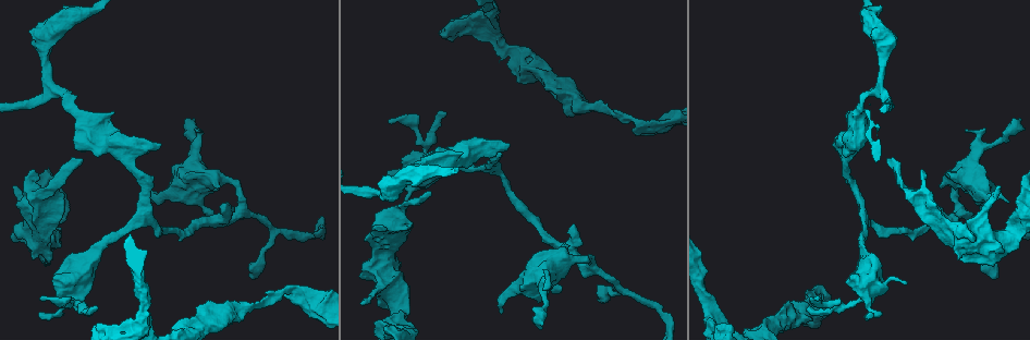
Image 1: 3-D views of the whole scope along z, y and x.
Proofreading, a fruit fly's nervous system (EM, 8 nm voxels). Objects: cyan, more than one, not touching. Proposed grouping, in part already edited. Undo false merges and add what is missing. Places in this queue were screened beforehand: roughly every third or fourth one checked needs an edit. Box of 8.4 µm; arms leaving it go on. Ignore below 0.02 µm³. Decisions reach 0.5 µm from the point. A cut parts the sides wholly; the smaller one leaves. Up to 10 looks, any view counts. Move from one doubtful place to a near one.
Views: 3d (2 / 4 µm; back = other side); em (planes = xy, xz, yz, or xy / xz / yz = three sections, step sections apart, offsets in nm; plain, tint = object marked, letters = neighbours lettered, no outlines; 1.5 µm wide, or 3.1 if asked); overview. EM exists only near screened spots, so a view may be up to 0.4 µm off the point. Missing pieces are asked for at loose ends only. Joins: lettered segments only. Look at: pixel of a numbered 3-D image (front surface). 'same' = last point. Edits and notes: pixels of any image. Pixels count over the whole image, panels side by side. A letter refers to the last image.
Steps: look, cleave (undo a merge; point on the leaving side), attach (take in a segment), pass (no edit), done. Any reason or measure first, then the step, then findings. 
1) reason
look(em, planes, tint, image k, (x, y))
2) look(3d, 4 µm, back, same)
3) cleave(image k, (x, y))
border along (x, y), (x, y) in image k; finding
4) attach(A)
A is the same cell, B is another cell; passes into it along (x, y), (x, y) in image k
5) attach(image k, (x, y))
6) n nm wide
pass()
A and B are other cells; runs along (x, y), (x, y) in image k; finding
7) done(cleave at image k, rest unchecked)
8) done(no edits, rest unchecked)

thick turns thin
look(3d, 4 µm, back, image 1, (300, 297))

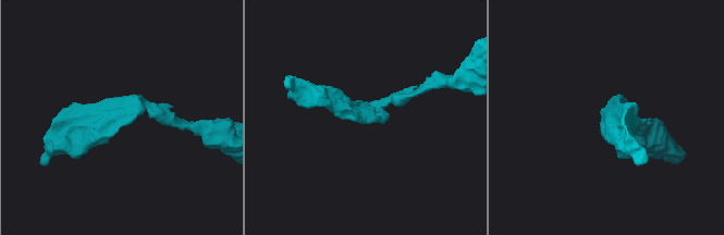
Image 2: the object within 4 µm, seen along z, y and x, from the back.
look(em, planes, tint, image 2, (366, 112))

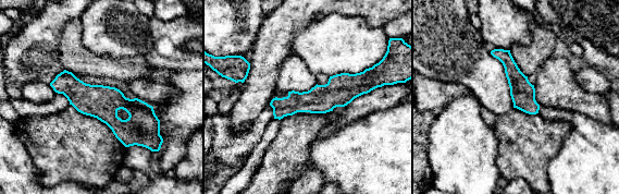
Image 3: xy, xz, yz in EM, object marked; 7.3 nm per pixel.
what lies round it
look(em, planes, letters, same)

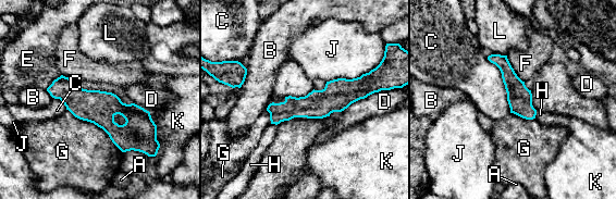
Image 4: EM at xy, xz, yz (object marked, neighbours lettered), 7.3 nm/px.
180 nm wide
pass()
A, B, C, D, E, F, G, H, J, K and L are other cells; border along (487, 57), (501, 73), (510, 112) in image 4; all the same neuron

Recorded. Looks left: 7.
calibre changes
look(em, xz, step 4, letters, image 1, (861, 248))

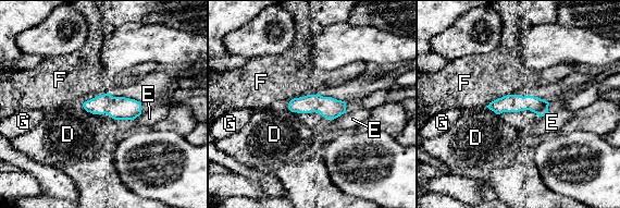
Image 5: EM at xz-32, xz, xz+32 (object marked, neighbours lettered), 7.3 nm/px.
pass()
D, E, F and G are other cells; runs along (491, 106), (534, 104), (545, 110) in image 5; all the same neuron

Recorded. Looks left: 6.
an open end
look(3d, 2 µm, image 1, (429, 194))

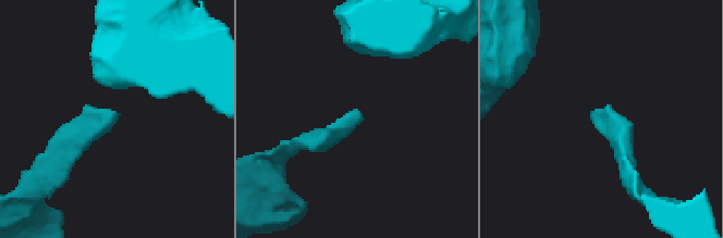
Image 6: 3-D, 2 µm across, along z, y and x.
look(em, planes, letters, image 6, (361, 115))

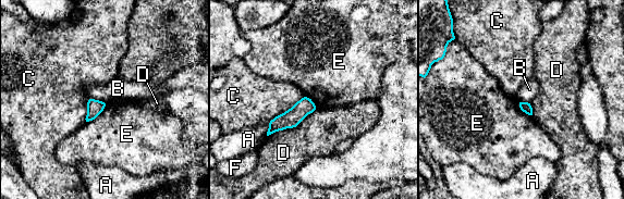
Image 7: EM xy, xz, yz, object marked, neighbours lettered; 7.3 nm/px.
pass()
A, B, C, D, E and F are other cells; border along (106, 103), (94, 119), (86, 122) in image 7; no lettered segment goes on from it

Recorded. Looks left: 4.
an open end
look(em, planes, letters, image 1, (813, 296))

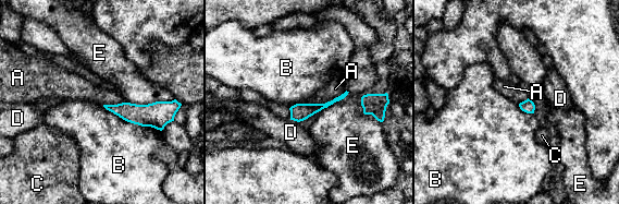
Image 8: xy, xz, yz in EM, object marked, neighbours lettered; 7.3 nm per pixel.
90 nm wide
pass()
A, B, C, D and E are other cells; border along (346, 91), (324, 103), (300, 104) in image 8; no lettered segment goes on from it

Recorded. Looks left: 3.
done(no edits, rest unchecked)

